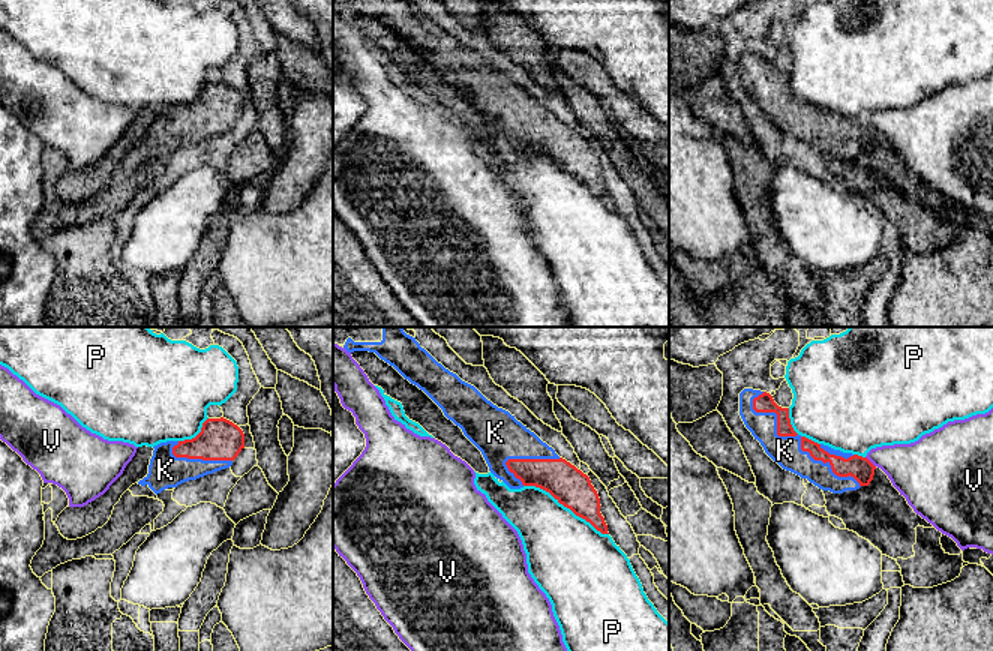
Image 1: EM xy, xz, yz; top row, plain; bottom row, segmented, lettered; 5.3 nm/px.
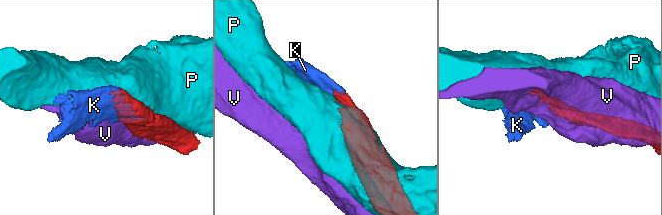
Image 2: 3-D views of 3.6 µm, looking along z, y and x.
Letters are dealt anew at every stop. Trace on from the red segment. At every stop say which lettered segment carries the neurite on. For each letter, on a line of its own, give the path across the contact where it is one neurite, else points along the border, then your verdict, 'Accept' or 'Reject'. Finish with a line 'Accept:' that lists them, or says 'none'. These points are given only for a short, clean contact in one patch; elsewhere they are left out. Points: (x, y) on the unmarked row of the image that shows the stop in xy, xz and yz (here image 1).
K: Accept
P: Reject
V: Reject
Accept: K

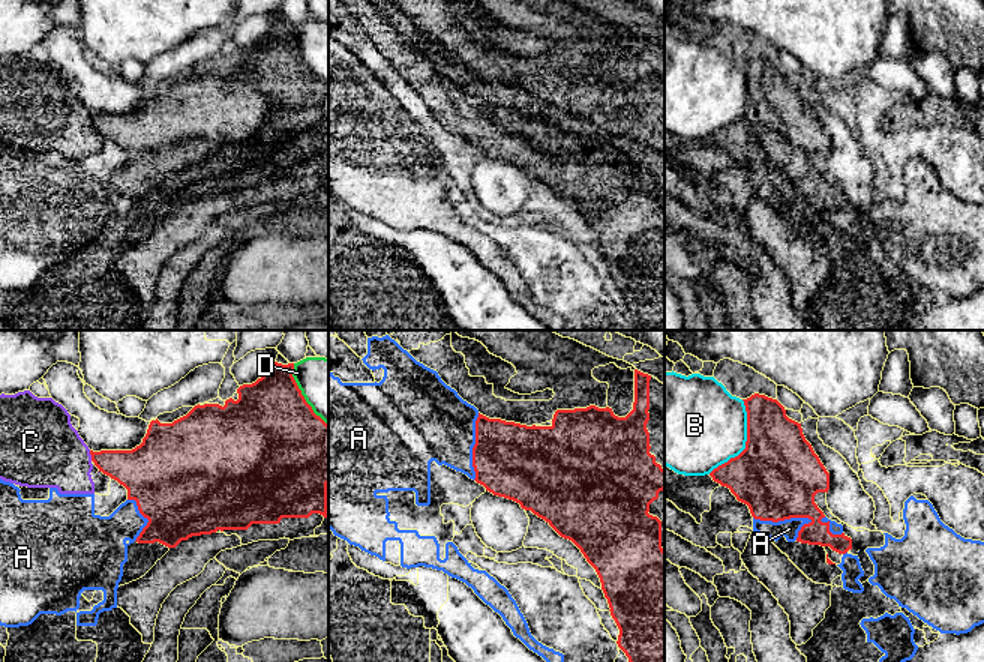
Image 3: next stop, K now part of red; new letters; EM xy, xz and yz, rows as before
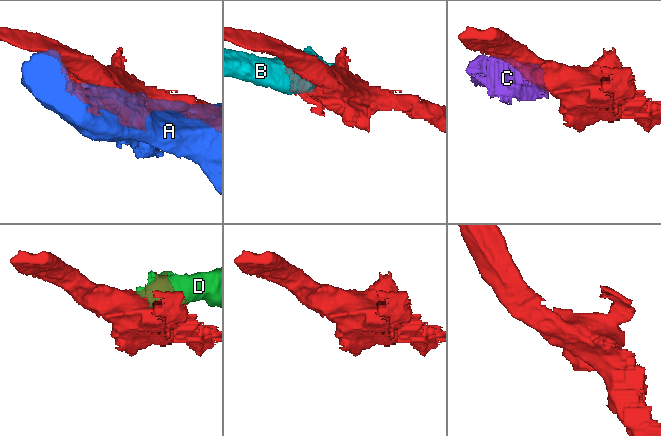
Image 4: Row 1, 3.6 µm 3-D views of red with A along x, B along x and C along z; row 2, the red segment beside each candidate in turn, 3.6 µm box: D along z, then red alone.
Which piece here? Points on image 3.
A: Reject
B: Reject
C: Reject
D: Reject
Accept: none

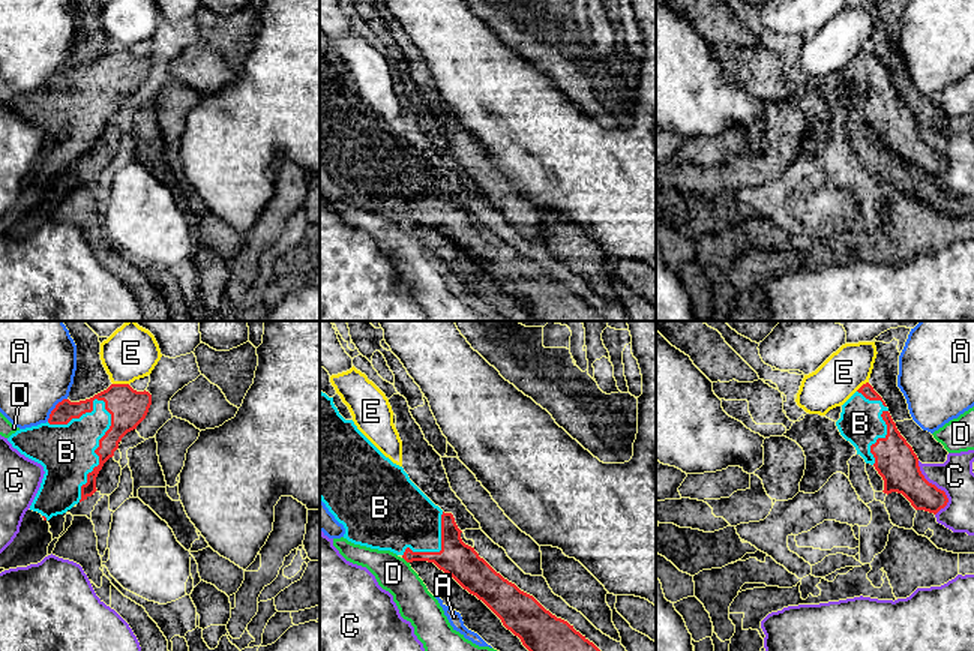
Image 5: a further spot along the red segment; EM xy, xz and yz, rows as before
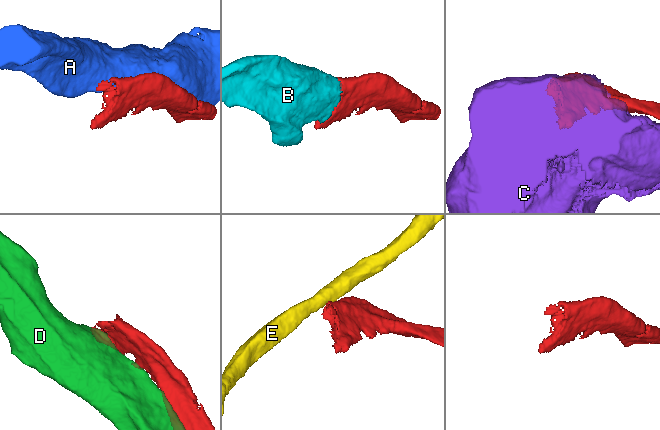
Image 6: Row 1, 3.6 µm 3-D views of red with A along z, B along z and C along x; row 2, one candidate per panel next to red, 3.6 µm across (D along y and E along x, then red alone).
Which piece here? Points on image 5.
A: Reject
B: Accept
C: Reject
D: Reject
E: Boundary: xy (113, 47), (128, 48). Reject
Accept: B

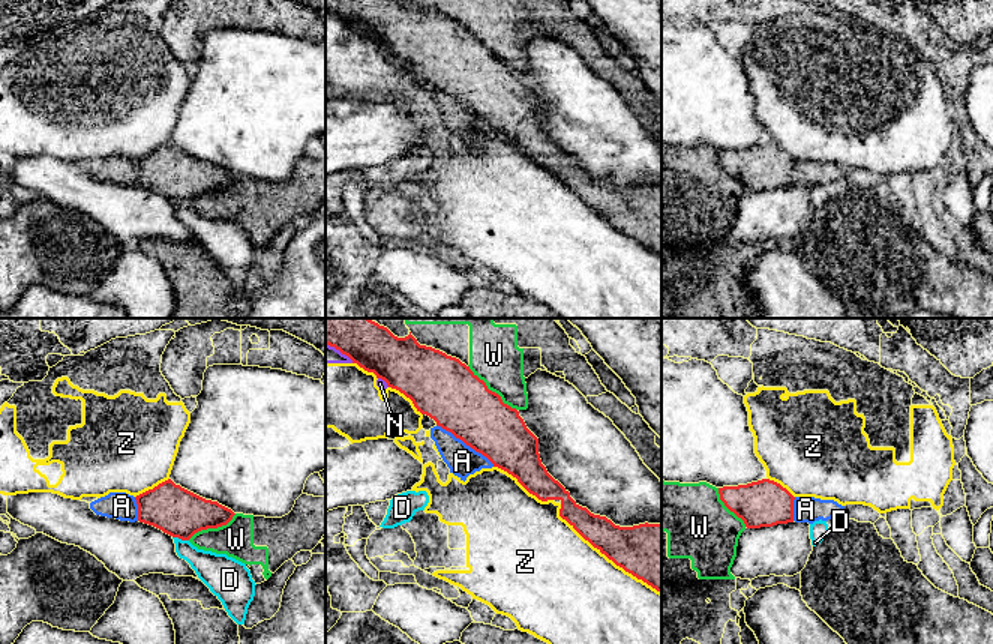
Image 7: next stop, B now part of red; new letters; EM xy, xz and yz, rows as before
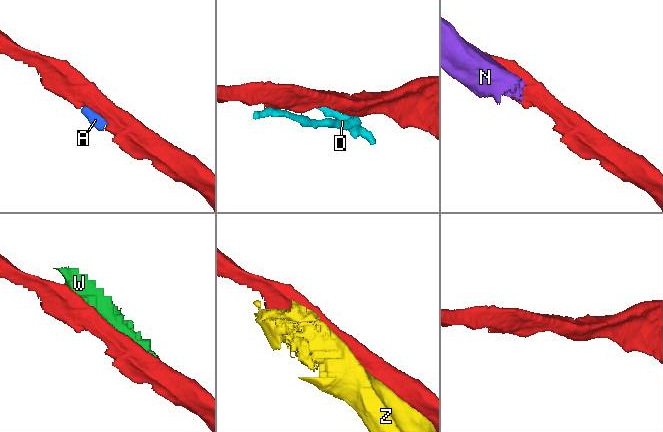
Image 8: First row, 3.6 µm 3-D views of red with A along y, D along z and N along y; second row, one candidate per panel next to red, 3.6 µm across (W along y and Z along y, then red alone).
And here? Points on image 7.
A: Path across: xz (459, 66), (465, 77), (465, 107), (462, 125). Accept
D: Boundary: xy (173, 200), (188, 204). Reject
N: Reject
W: Reject
Z: Reject
Accept: A

